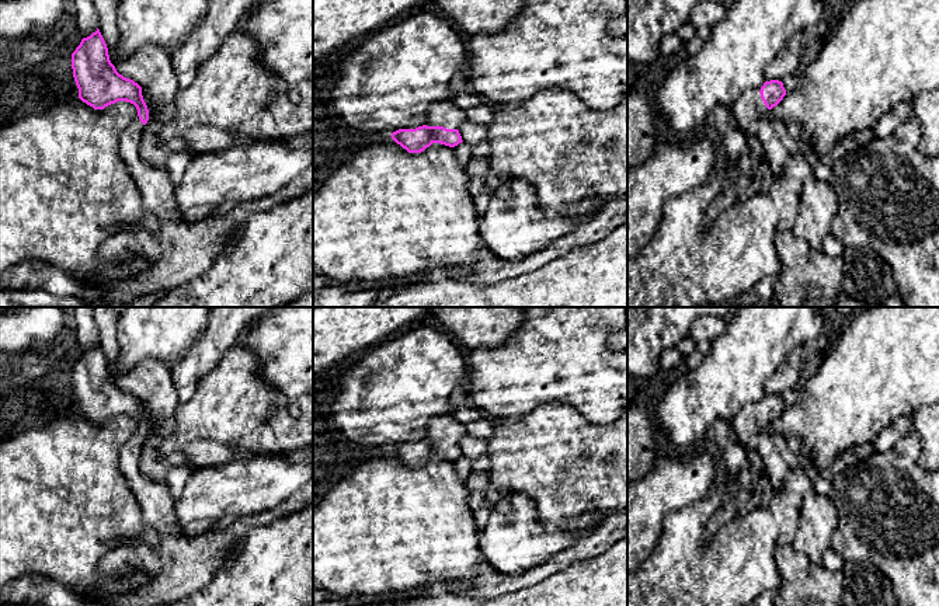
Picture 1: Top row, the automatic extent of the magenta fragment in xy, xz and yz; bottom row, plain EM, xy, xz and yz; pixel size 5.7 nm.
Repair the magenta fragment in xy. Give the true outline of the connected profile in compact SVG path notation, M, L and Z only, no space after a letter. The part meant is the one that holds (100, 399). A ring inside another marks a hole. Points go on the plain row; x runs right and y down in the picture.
M98 342L83 352L72 368L72 383L79 412L94 424L104 424L118 415L136 421L138 431L119 452L121 471L142 508L145 525L154 529L160 537L182 537L167 484L143 473L139 466L143 443L149 435L142 401L116 386Z

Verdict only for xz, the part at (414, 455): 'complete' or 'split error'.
split error

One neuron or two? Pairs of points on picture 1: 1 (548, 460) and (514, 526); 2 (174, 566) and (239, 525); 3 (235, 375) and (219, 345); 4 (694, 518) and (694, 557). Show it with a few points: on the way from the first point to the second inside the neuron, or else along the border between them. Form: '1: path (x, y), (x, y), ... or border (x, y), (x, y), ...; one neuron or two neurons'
1: border (510, 491), (525, 494), (548, 525); two neurons
2: path (190, 563), (223, 539); one neuron
3: border (240, 340), (201, 378); two neurons
4: path (694, 528), (694, 547); one neuron

